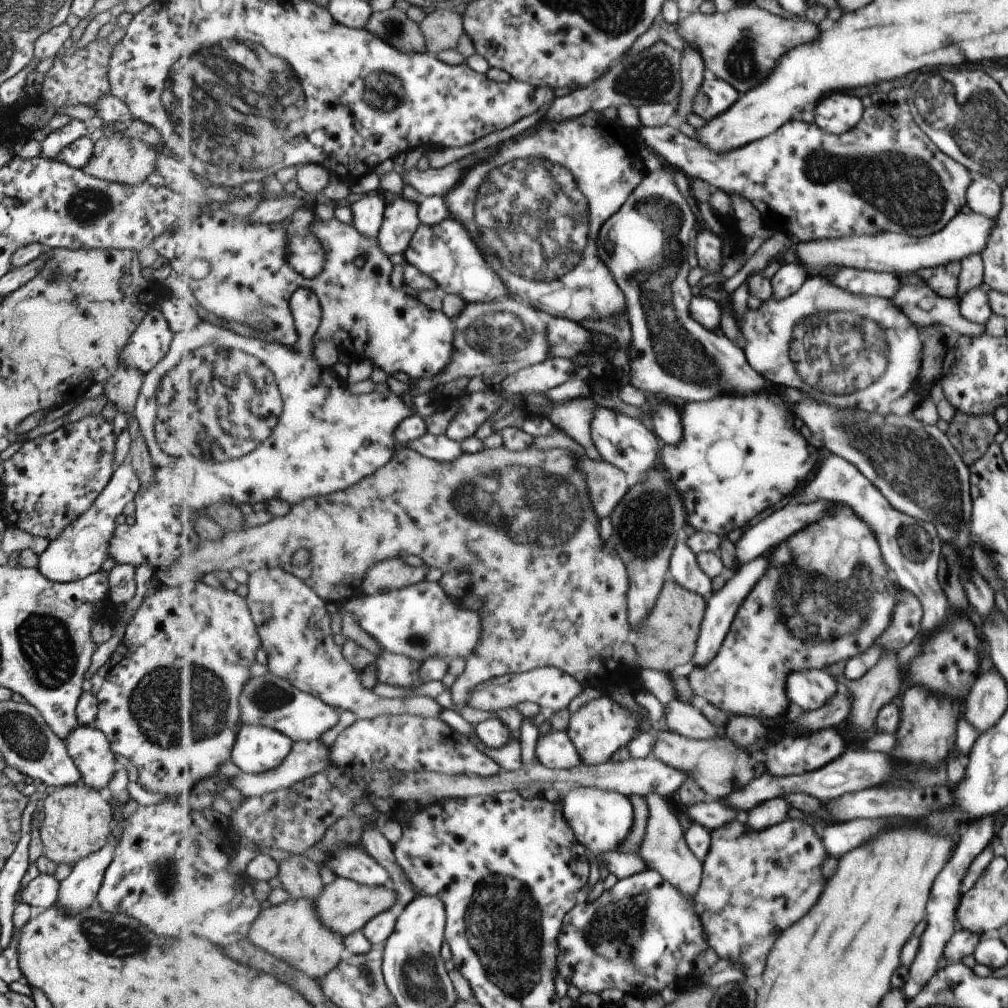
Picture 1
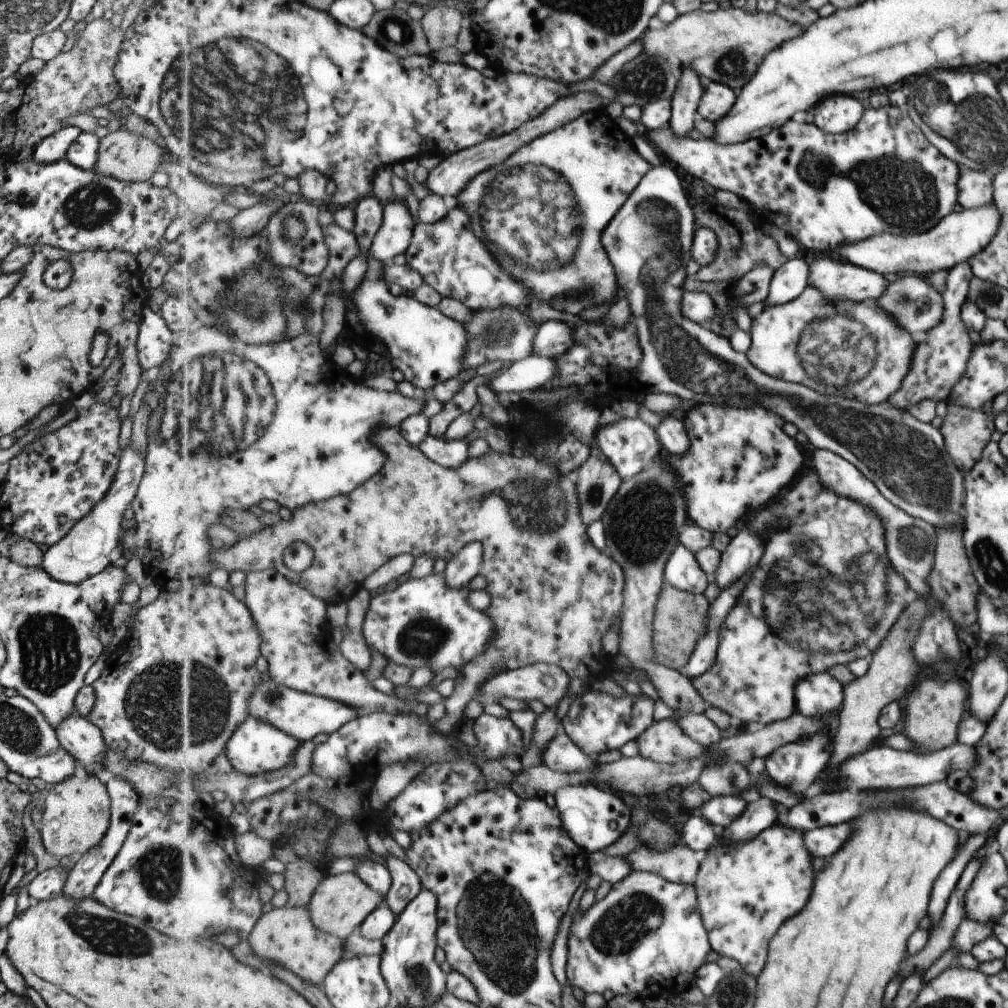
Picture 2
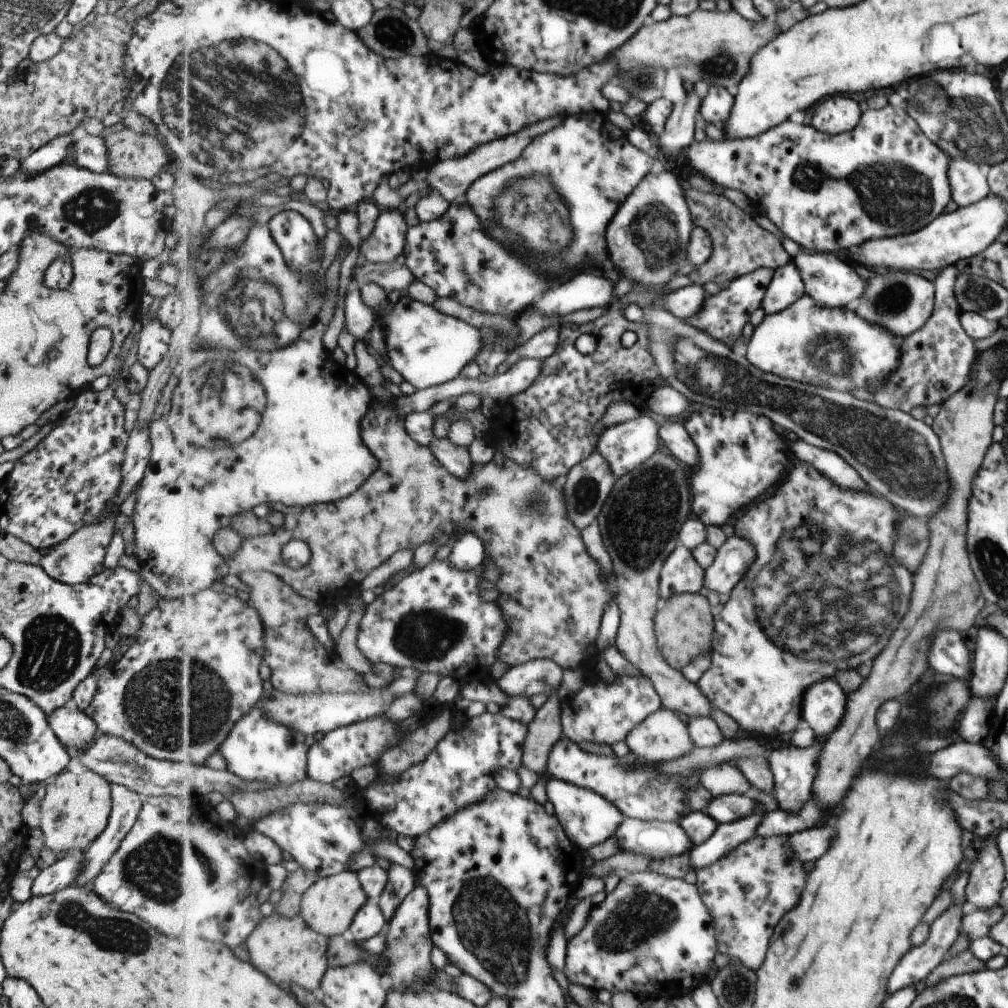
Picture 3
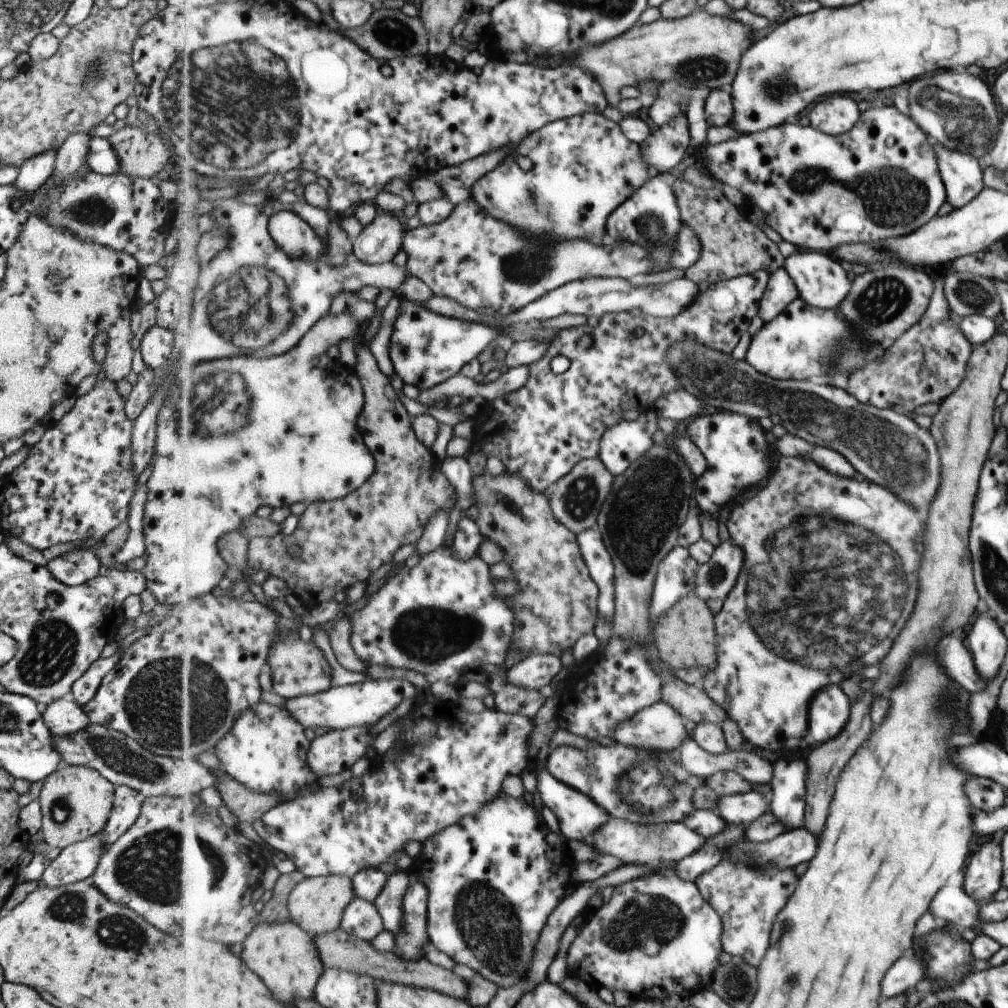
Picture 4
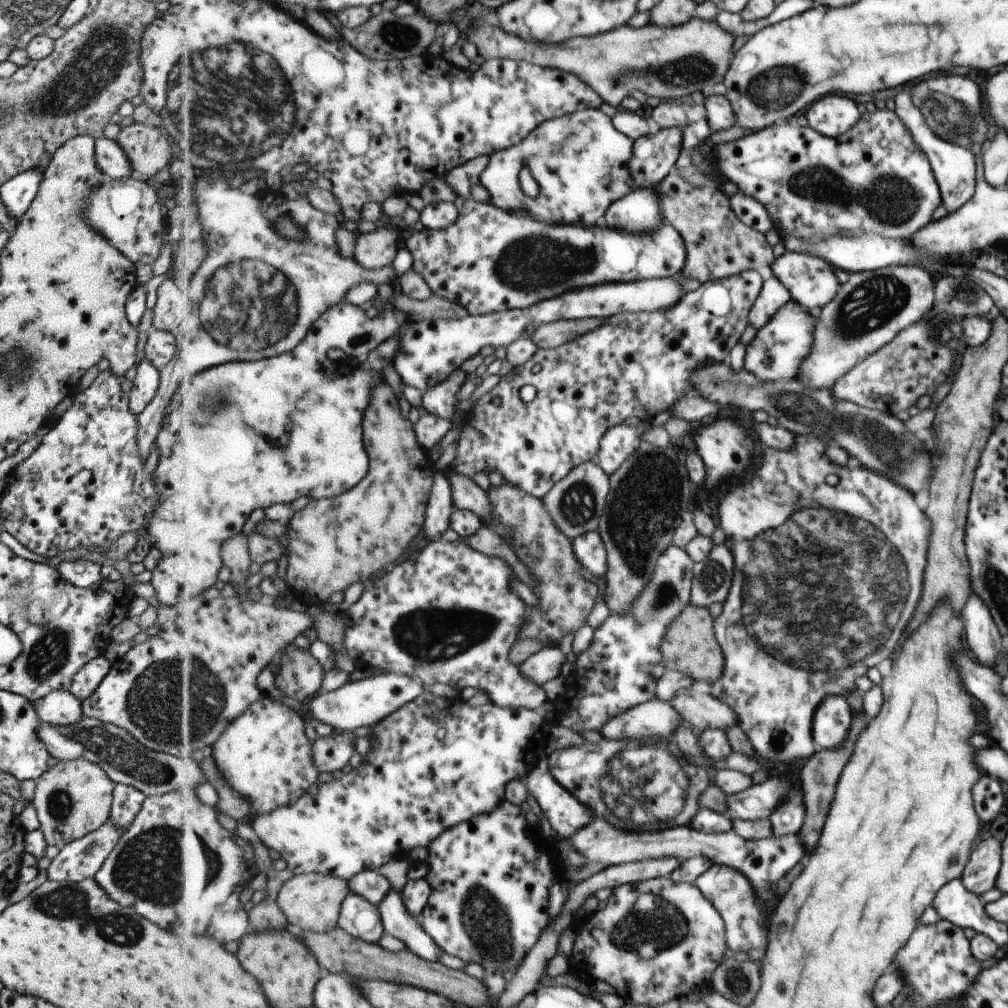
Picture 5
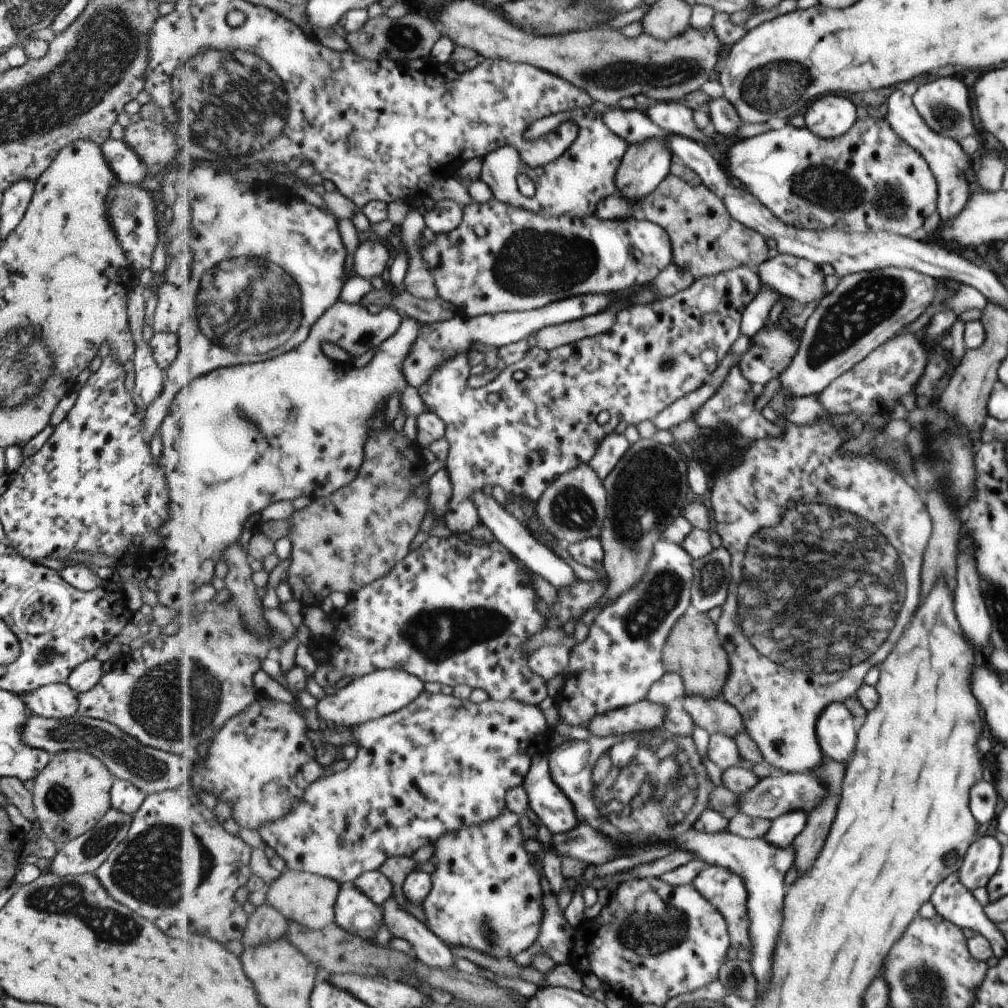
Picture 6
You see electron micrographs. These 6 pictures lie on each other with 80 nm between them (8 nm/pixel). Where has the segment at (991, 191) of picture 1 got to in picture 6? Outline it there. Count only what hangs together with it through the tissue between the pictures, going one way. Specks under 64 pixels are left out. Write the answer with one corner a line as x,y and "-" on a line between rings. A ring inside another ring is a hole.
893,92
885,100
887,103
887,113
884,119
889,123
897,136
901,137
908,145
912,146
929,163
929,168
934,172
937,181
937,214
940,216
940,222
949,220
959,214
960,208
967,202
970,196
965,172
967,168
975,167
969,157
957,141
937,134
924,121
920,113
916,112
912,100
905,94

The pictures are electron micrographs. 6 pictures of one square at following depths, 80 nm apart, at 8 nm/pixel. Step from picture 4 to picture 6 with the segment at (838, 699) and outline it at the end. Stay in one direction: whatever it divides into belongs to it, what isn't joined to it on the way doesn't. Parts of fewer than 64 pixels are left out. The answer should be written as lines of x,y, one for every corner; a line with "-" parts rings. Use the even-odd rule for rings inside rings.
842,702
831,703
817,721
817,736
825,754
845,762
855,746
853,718

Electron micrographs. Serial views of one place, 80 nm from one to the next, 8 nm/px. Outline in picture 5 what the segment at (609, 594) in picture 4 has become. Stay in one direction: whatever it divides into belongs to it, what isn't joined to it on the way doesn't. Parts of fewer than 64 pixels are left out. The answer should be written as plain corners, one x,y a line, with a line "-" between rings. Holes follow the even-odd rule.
600,530
591,531
587,534
578,536
573,540
574,551
578,556
578,559
581,561
581,564
589,572
591,572
596,577
604,579
606,583
606,576
608,575
609,565
608,565
608,552
602,539

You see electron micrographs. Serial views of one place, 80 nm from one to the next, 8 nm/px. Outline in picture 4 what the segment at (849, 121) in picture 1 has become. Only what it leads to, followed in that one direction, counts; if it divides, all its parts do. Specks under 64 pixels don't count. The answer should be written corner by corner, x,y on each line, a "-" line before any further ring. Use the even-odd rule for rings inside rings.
831,96
821,100
809,112
811,126
821,132
839,136
851,130
860,120
859,110
855,102
847,96

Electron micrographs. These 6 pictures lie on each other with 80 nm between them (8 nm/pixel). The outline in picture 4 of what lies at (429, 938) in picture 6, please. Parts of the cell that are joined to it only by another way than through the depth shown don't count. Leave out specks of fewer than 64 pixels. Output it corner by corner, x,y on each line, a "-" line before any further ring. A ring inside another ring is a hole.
410,870
397,871
388,875
388,883
379,898
375,900
376,907
381,913
385,928
397,934
402,928
404,896
407,894

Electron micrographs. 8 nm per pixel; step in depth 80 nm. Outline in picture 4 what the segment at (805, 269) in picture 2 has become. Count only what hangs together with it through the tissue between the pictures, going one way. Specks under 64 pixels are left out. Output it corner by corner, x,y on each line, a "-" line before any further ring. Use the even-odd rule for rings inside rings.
785,267
770,274
768,289
760,304
759,317
764,323
772,321
776,316
786,312
786,308
801,298
797,283

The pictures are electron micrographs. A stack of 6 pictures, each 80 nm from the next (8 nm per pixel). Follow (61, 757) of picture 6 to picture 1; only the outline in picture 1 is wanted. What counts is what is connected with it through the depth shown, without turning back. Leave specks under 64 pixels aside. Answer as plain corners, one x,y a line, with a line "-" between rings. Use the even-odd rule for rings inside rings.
75,786
57,787
43,801
44,818
41,822
39,840
42,855
51,862
73,866
78,860
97,853
107,843
113,826
113,817
106,802
105,793

